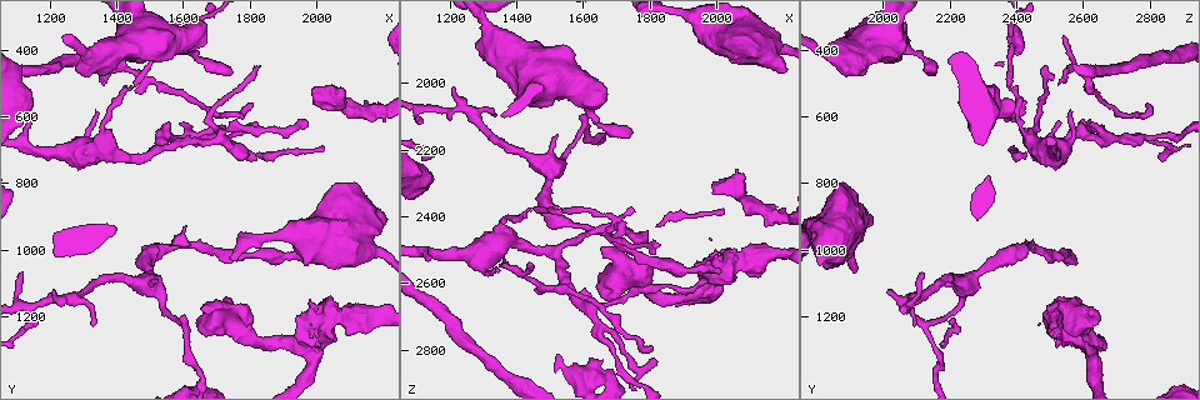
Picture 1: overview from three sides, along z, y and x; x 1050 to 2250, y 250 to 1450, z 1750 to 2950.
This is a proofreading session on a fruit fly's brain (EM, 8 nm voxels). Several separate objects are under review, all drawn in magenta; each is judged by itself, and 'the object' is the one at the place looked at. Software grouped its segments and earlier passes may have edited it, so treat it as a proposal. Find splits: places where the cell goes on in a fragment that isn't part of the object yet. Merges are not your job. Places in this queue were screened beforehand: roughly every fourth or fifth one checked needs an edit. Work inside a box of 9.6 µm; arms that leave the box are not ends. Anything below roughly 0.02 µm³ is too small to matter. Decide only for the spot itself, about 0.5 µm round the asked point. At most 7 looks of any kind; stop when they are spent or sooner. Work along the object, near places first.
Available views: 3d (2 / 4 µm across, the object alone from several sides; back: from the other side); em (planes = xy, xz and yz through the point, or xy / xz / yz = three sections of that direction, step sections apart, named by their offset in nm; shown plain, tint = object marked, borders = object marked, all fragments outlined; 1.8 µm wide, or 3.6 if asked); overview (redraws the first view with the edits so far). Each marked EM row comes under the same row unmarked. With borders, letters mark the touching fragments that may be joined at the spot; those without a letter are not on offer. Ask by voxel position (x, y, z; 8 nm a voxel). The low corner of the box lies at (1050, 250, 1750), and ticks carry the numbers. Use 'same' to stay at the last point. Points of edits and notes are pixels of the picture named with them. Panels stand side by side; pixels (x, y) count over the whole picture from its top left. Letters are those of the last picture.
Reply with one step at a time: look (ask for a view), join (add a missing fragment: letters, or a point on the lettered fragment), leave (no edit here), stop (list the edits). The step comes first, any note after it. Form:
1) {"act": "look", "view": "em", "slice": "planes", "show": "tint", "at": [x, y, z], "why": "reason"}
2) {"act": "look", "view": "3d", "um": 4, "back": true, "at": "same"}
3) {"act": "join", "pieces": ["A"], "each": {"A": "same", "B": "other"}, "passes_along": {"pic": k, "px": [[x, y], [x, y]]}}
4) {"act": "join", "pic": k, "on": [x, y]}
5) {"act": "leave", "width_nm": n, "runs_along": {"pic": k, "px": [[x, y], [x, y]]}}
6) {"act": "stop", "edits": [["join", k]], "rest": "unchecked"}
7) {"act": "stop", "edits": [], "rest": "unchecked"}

{"act": "look", "view": "3d", "um": 4, "at": [1800, 560, 2800], "why": "tapers out"}

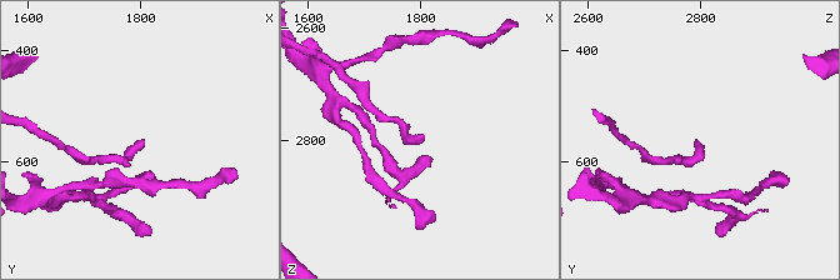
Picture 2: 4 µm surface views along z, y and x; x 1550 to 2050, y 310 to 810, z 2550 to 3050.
{"act": "look", "view": "em", "slice": "planes", "show": "borders", "at": [1800, 560, 2790]}

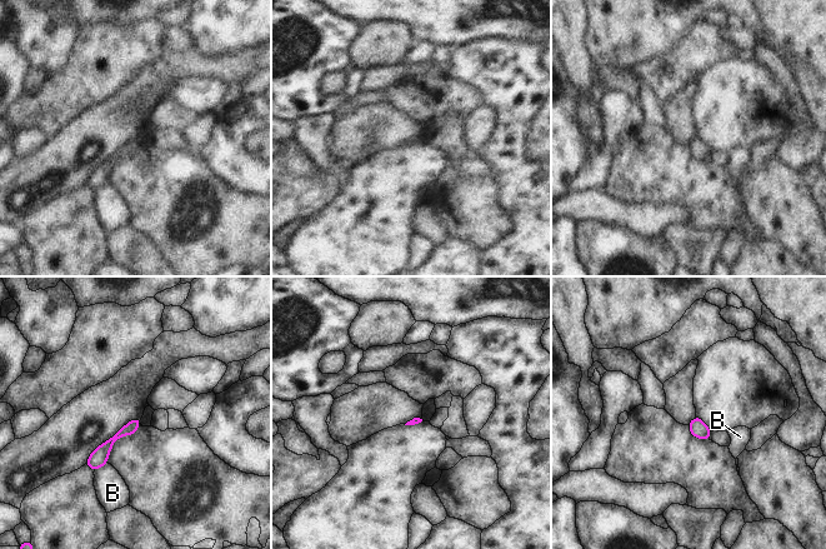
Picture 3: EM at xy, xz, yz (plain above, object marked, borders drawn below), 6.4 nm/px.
{"act": "leave", "longest_contact_nm": ["B", 110], "each": {"B": "other"}, "border": {"pic": 3, "px": [[108, 463], [94, 472]]}, "found": "no lettered fragment goes on from it"}

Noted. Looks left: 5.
{"act": "look", "view": "3d", "um": 2, "at": [1360, 510, 2530], "why": "thin end"}

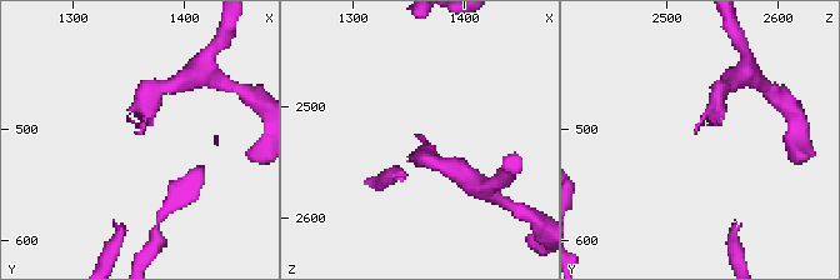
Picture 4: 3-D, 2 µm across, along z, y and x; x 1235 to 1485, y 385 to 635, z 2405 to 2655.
{"act": "look", "view": "em", "slice": "xy", "step": 16, "show": "borders", "at": [1356, 504, 2528]}

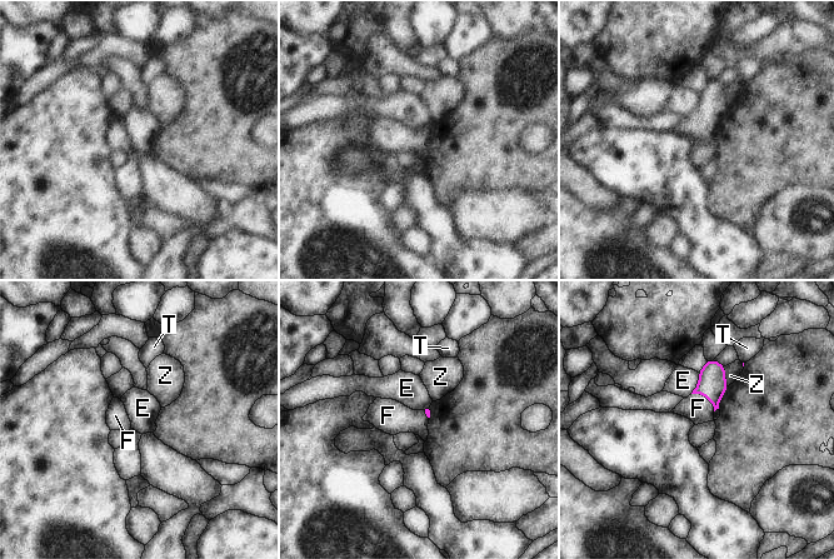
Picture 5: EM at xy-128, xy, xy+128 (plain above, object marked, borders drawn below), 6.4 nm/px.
{"act": "join", "pieces": ["F"], "each": {"E": "other", "F": "same", "T": "other", "Z": "other"}, "passes_along": {"pic": 5, "px": [[712, 383], [705, 395], [698, 408]]}, "found": "it goes on there"}

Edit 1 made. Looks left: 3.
{"act": "look", "view": "overview", "why": "see it whole again"}

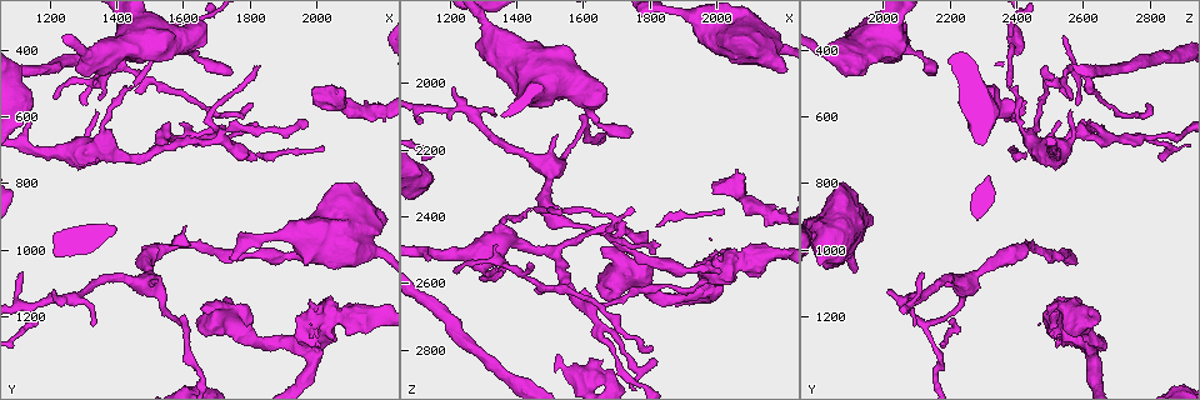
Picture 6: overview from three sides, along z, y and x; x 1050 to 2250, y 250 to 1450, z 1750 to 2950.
{"act": "look", "view": "em", "slice": "xz", "step": 16, "show": "borders", "at": [1750, 460, 2160], "why": "thin end"}

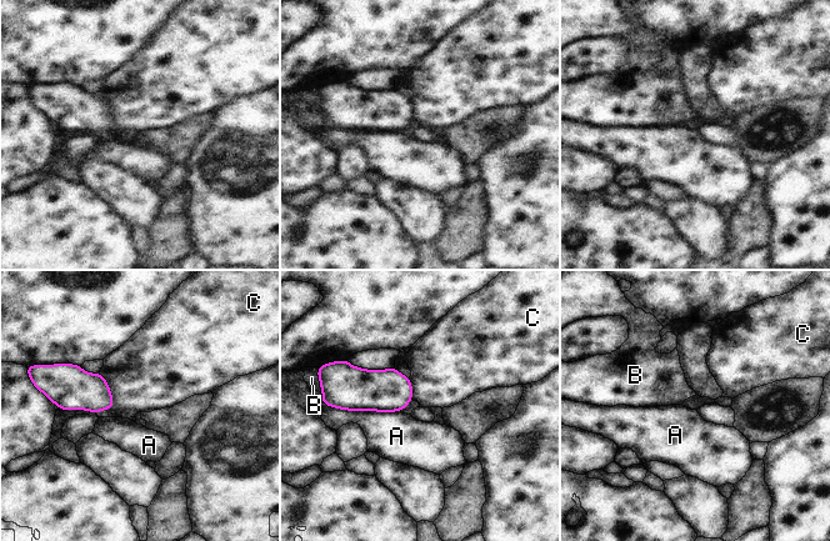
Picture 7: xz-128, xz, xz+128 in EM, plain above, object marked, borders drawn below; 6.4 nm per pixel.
{"act": "look", "view": "em", "slice": "planes", "show": "borders", "at": "same", "why": "another direction"}

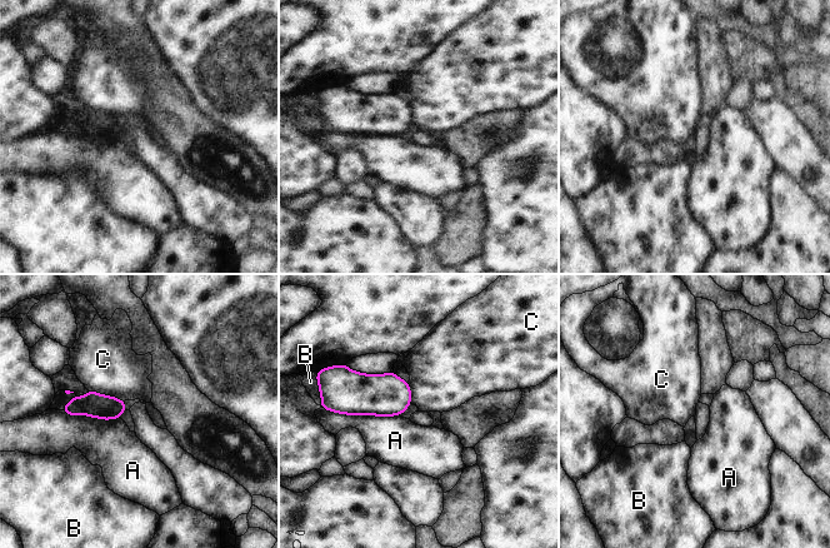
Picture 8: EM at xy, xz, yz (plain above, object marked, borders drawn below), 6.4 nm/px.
{"act": "leave", "each": {"A": "other", "B": "other", "C": "other"}, "border": {"pic": 8, "px": [[88, 389], [114, 395], [124, 402]]}, "found": "none of them fits"}

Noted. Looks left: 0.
{"act": "stop", "edits": [["join", 5]], "rest": "unchecked"}

